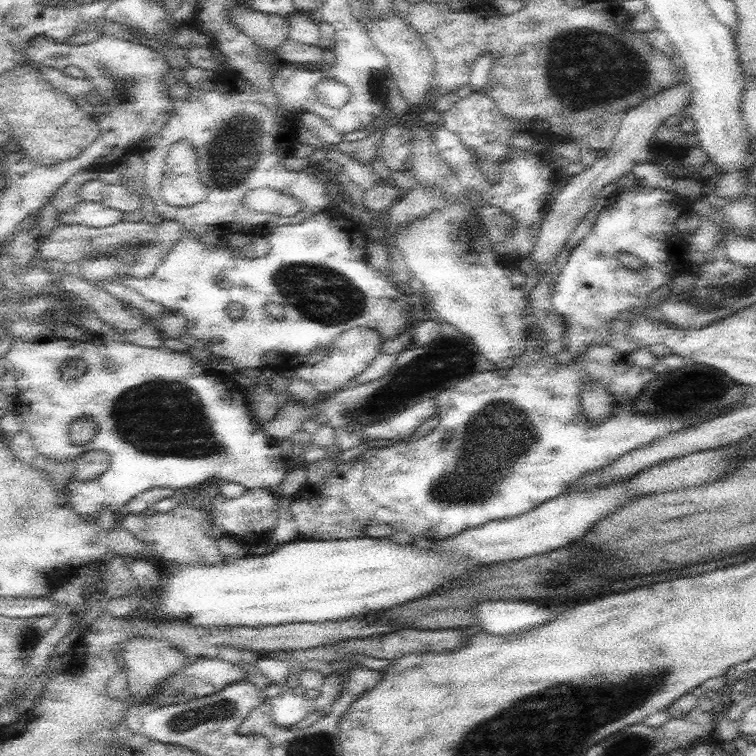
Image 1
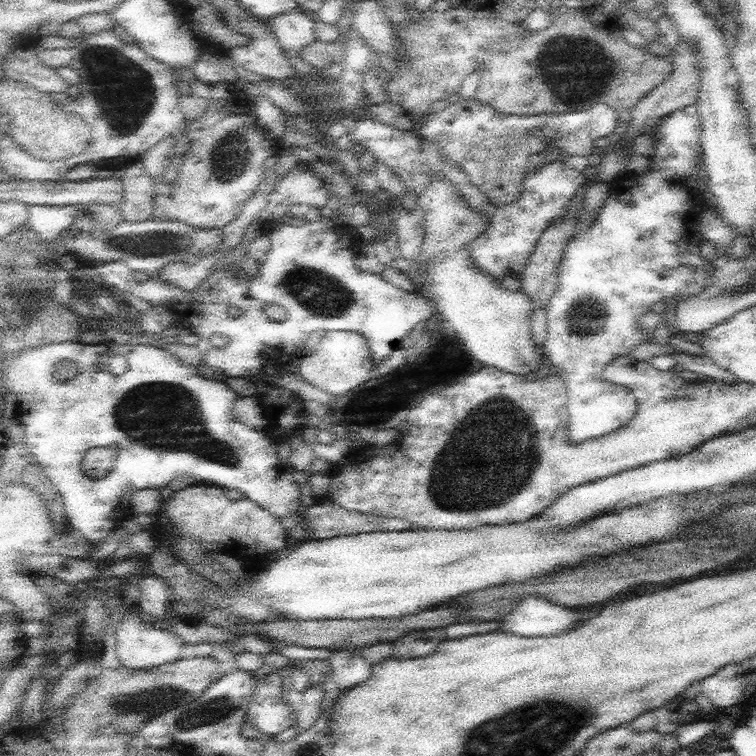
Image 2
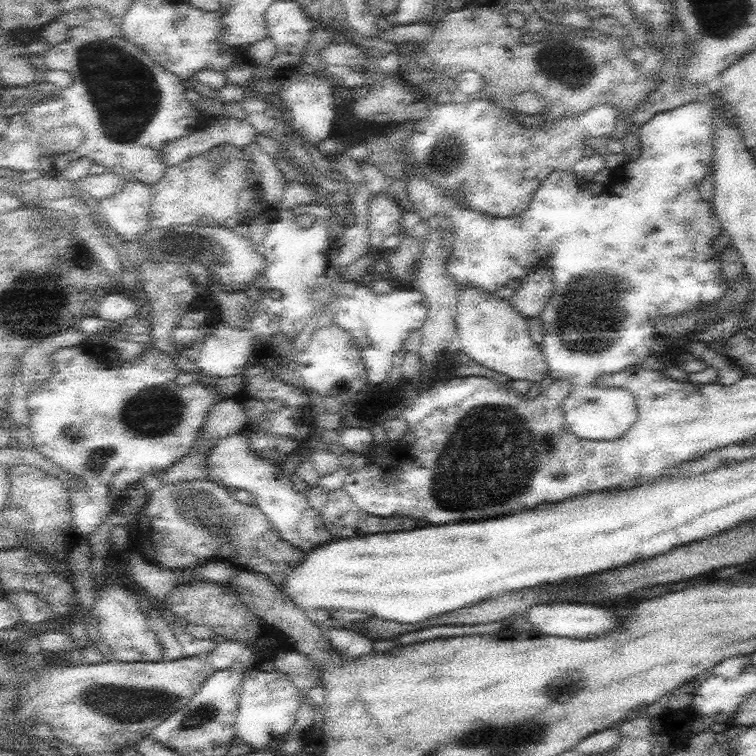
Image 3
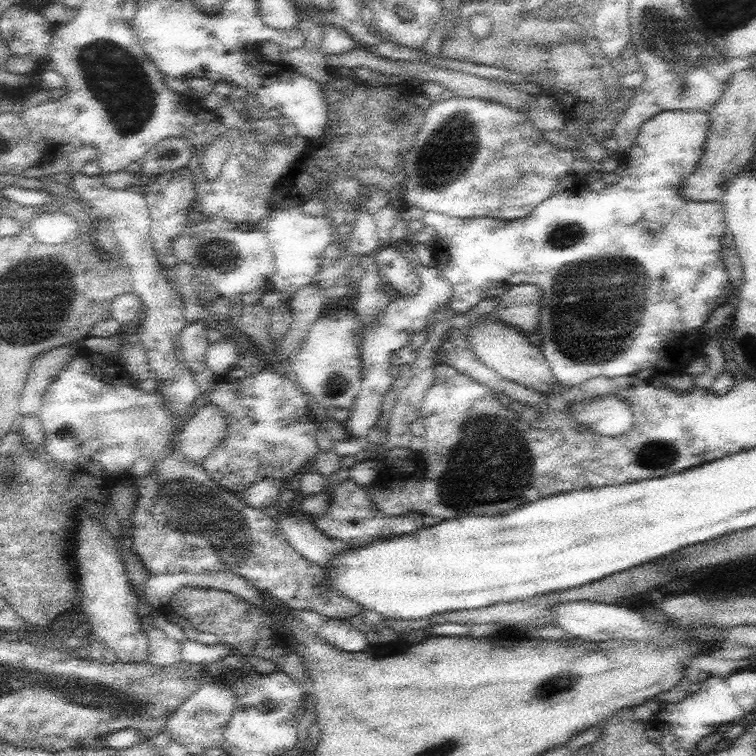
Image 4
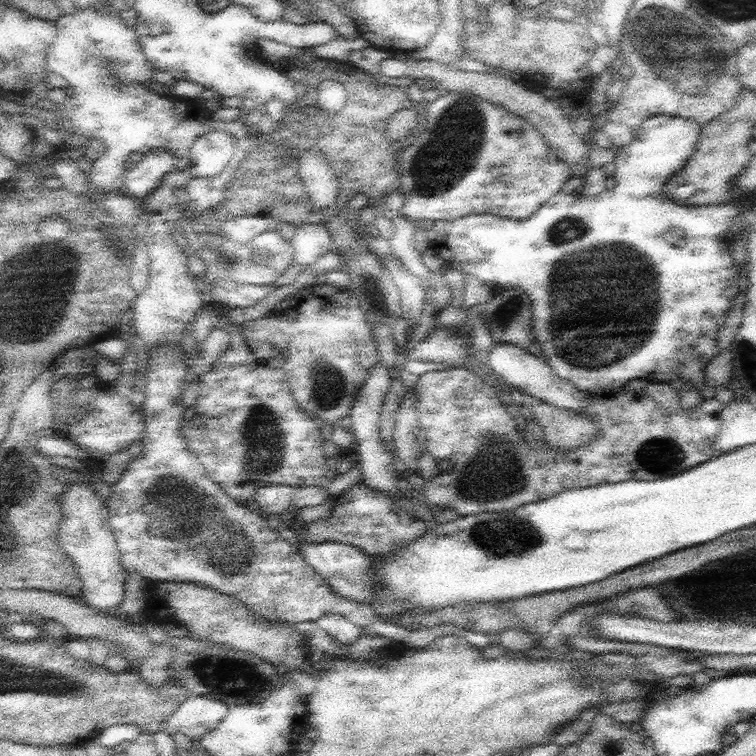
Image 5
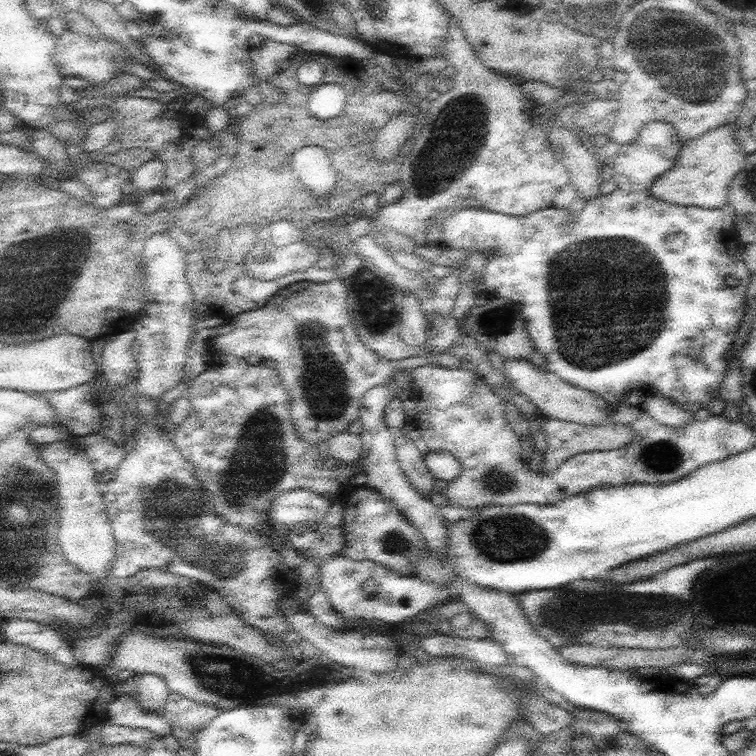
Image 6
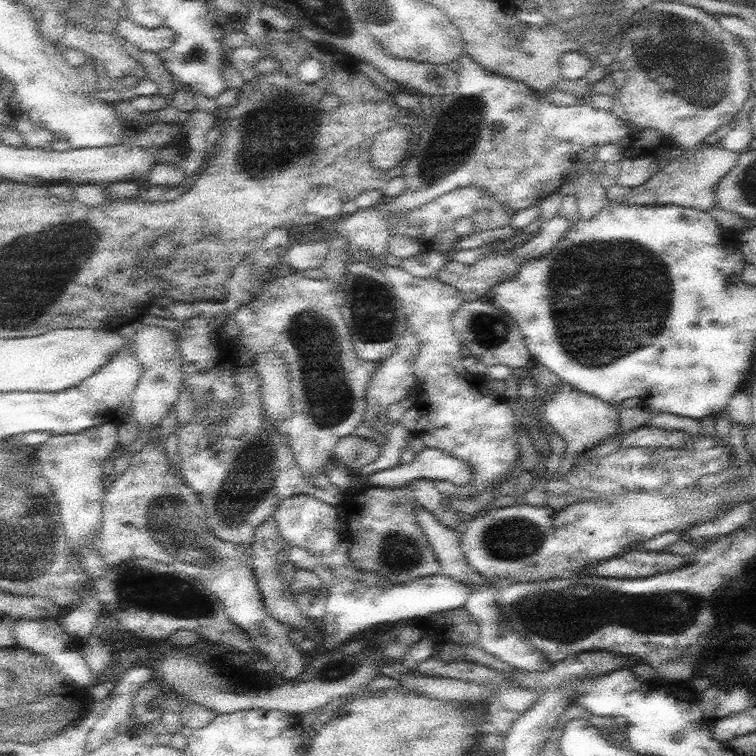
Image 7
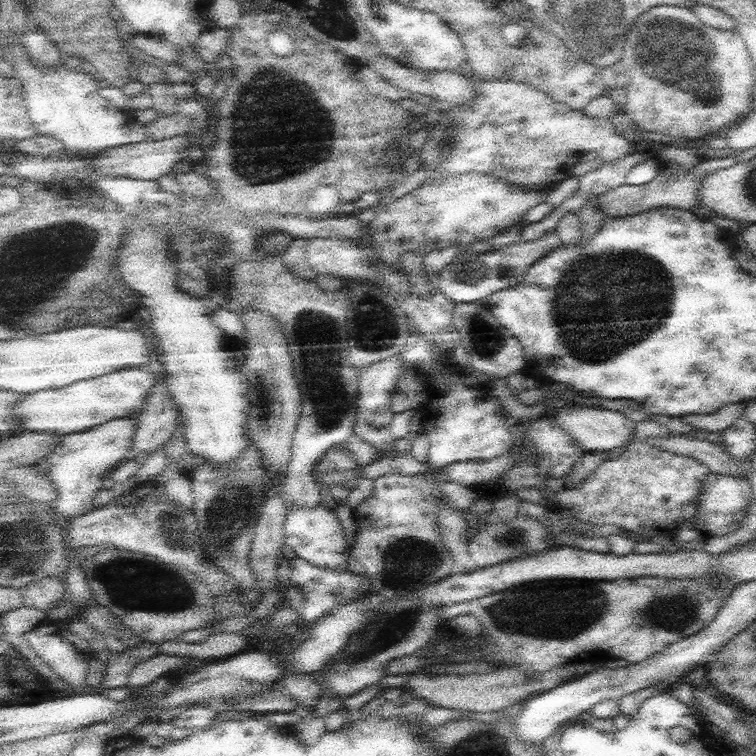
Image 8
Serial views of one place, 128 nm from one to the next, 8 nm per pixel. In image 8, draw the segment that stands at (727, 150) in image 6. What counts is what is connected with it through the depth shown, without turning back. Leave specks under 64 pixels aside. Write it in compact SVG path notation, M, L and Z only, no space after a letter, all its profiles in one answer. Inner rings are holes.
M731 155L728 158L709 158L703 157L700 162L689 170L687 174L677 174L673 176L673 180L667 174L658 174L654 181L648 182L644 185L628 185L622 184L616 189L604 192L598 199L599 208L606 218L623 218L624 216L633 216L640 212L647 212L658 208L680 208L682 210L690 210L696 206L700 206L700 188L701 183L712 172L723 170L724 168L731 168L738 163L738 158Z

